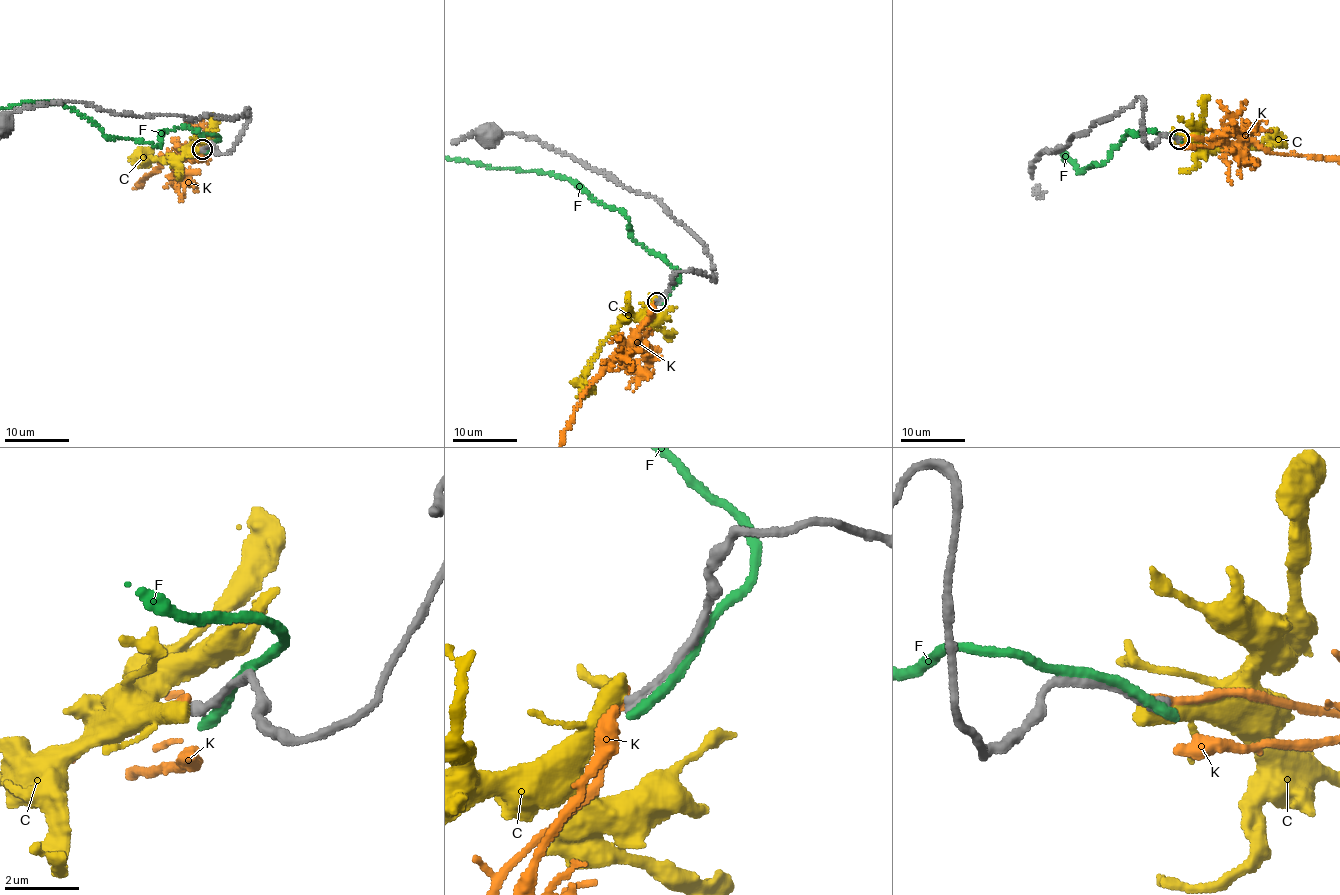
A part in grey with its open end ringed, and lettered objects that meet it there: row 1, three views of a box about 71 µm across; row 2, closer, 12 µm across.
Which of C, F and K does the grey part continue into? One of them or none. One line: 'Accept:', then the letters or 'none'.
Accept: K

